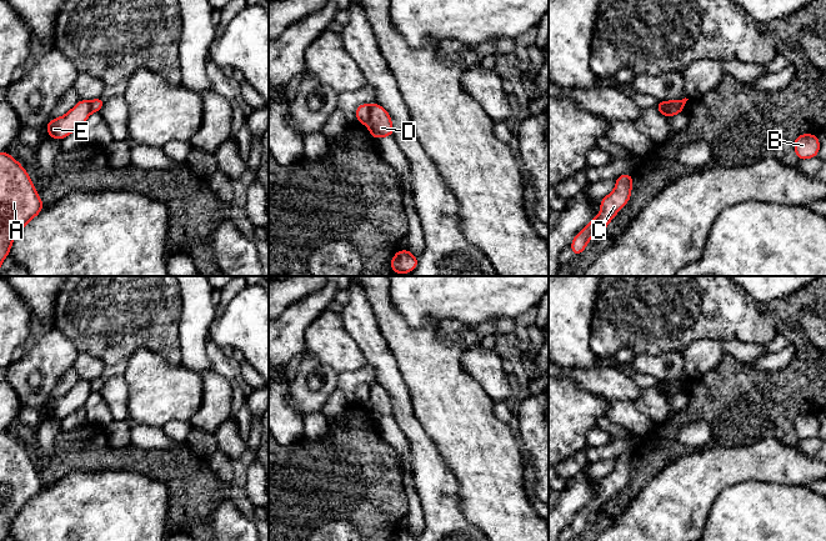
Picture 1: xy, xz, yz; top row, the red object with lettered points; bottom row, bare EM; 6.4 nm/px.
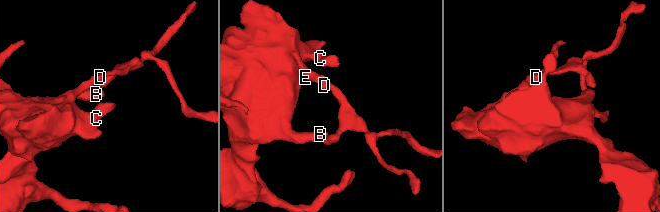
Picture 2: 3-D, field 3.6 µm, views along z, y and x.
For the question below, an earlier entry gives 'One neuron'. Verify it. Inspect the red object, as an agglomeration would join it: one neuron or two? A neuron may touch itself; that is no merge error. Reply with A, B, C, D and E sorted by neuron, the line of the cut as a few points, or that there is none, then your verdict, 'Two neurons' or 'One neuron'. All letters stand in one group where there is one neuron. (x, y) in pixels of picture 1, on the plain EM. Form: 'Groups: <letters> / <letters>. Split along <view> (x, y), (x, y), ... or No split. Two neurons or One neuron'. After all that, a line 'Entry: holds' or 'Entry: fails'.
Groups: A B C E / D. Split along xz (370, 385), (370, 395), (366, 404). Two neurons
Entry: fails

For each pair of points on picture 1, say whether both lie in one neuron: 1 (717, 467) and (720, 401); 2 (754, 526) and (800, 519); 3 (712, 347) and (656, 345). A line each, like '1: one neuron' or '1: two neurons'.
1: two neurons
2: one neuron
3: two neurons

